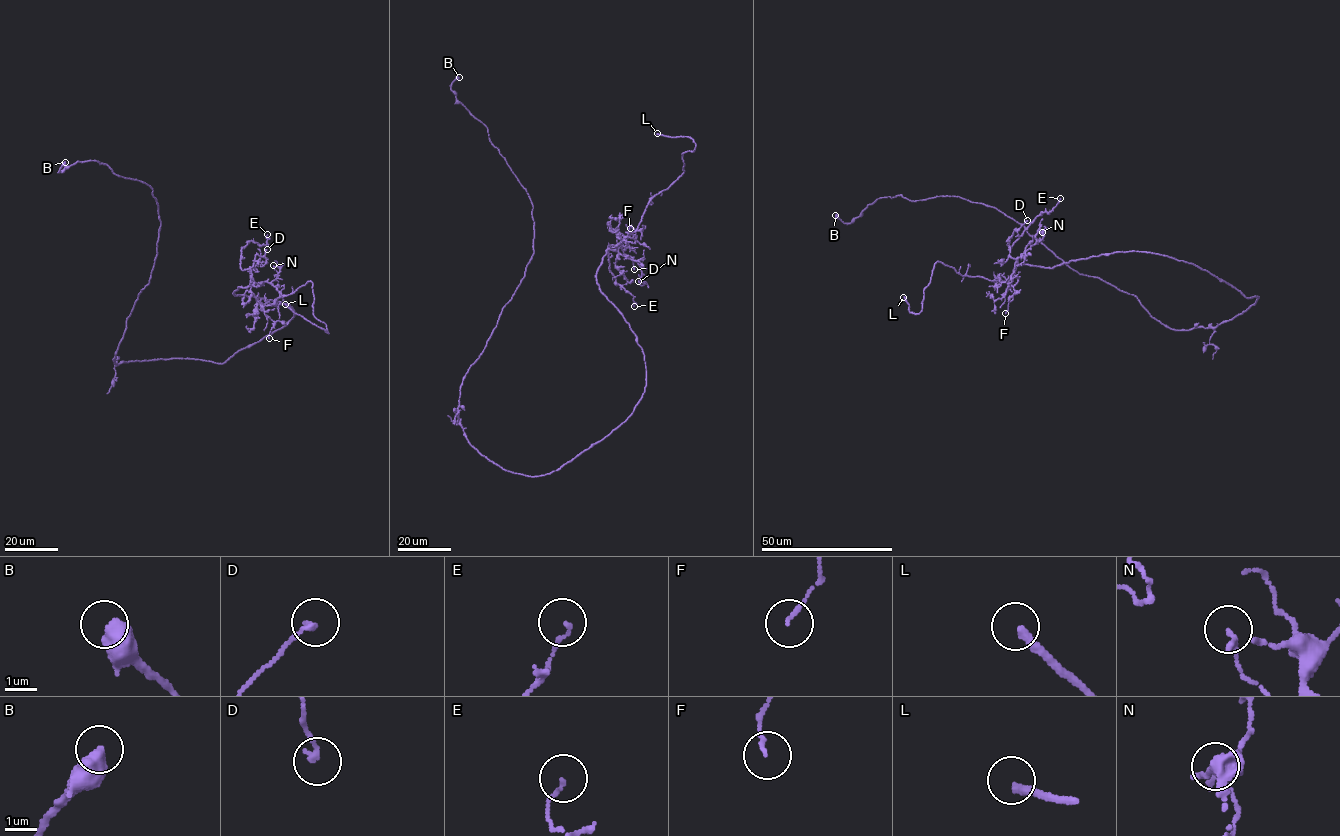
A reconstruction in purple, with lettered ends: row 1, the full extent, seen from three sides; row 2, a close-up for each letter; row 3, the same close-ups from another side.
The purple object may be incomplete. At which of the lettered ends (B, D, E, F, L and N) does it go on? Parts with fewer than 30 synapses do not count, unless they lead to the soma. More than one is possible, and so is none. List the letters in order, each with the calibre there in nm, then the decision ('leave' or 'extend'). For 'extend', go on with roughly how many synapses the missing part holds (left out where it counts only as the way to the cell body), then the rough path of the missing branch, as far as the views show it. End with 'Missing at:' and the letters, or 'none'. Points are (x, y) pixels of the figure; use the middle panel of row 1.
B: calibre 600 nm; leave
D: calibre 180 nm; leave
E: calibre 110 nm; leave
F: calibre 110 nm; leave
L: calibre 280 nm; extend
N: calibre 170 nm; leave
Missing at: L

